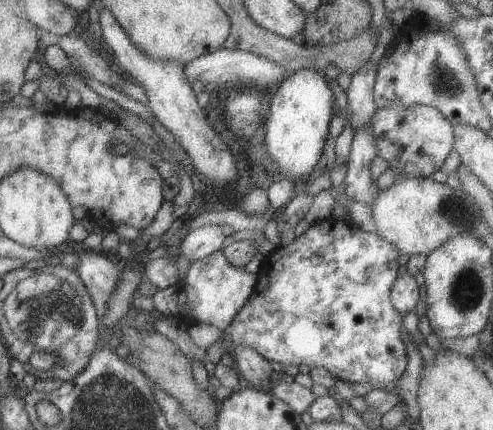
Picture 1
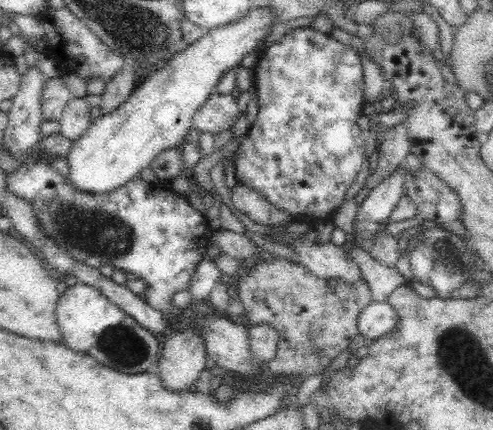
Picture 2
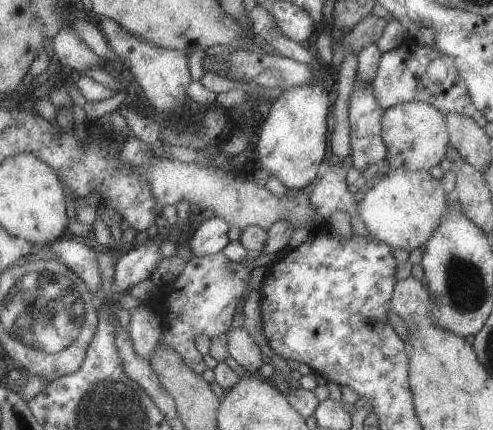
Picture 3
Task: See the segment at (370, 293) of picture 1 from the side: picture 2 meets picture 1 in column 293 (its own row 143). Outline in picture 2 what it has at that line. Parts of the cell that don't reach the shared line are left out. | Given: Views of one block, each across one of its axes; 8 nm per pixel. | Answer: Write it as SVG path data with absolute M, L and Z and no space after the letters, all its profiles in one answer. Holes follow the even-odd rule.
M292 28L278 42L274 42L274 44L270 44L266 48L266 52L254 62L256 68L252 68L254 70L254 84L256 84L254 88L256 88L256 100L258 100L258 116L256 116L254 124L250 126L248 134L244 136L244 140L240 142L240 146L236 148L236 152L232 154L232 160L234 160L234 166L236 166L236 182L238 182L238 186L246 186L246 188L256 190L276 210L288 212L294 222L308 222L314 228L316 222L328 224L328 222L334 220L338 208L346 200L346 192L350 190L350 186L354 184L358 172L362 170L364 160L368 160L368 156L366 156L366 142L364 142L366 134L358 126L358 118L364 112L370 110L366 100L364 100L364 94L362 94L362 90L364 90L364 70L362 70L362 62L360 60L362 58L360 58L360 54L356 50L352 50L346 44L340 44L330 34L318 32L314 28Z

